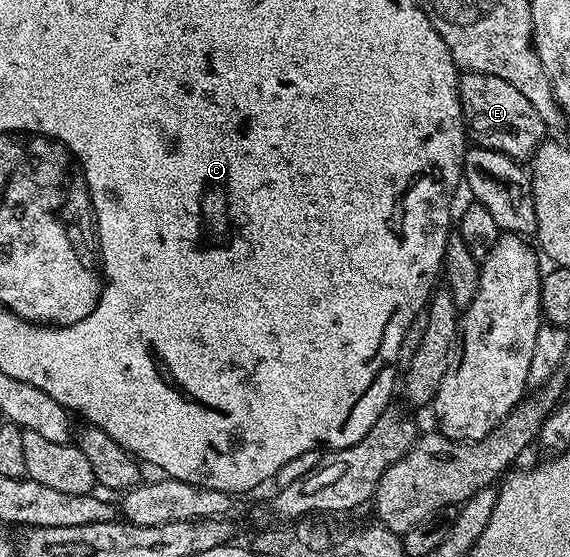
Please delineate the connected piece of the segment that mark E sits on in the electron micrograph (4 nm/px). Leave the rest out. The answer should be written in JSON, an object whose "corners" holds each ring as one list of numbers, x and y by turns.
{"corners":[[460,73,460,106,464,112,466,129,477,137,477,142,491,147,496,153,504,153,524,163,531,158,538,146,546,140,546,126,542,115,530,107,530,99,522,91,510,87,506,79,498,79,485,73]]}

